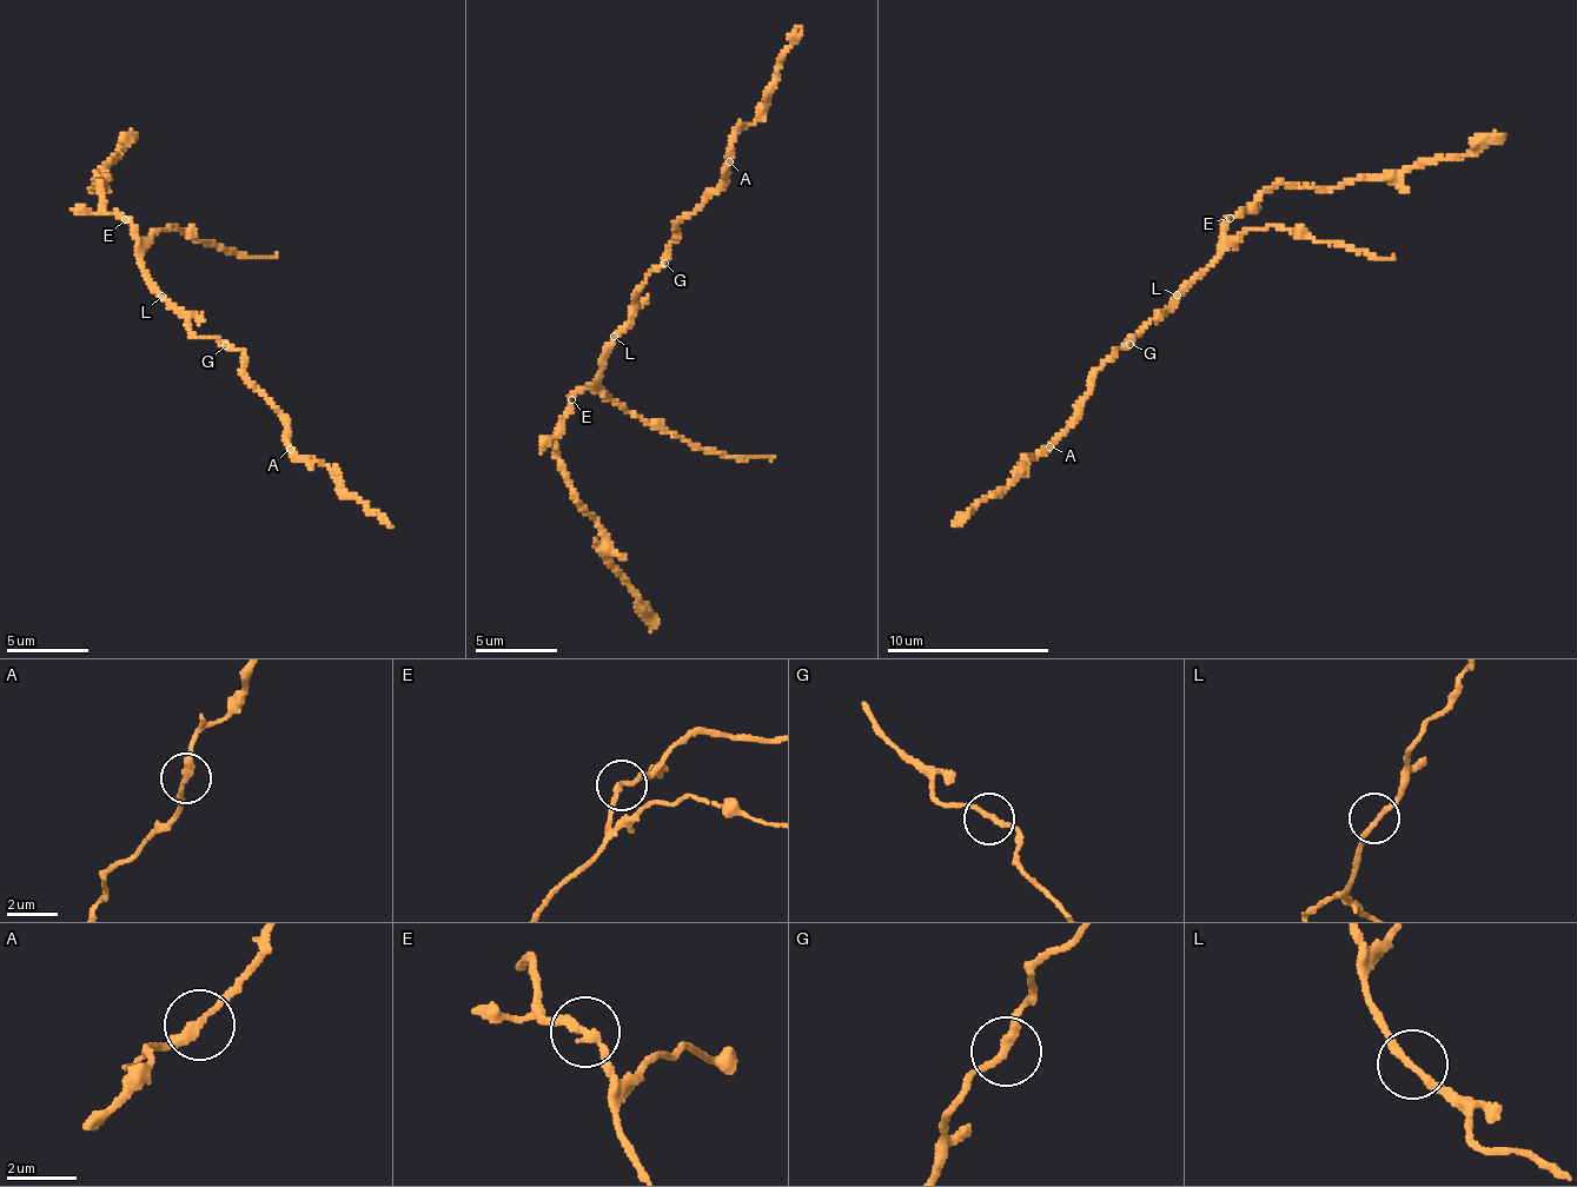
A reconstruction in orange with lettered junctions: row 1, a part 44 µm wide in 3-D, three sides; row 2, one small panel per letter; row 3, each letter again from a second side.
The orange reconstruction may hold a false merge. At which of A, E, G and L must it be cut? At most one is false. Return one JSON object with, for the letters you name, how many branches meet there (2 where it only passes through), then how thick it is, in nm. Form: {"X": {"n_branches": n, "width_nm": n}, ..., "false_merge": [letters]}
{"false_merge": []}

